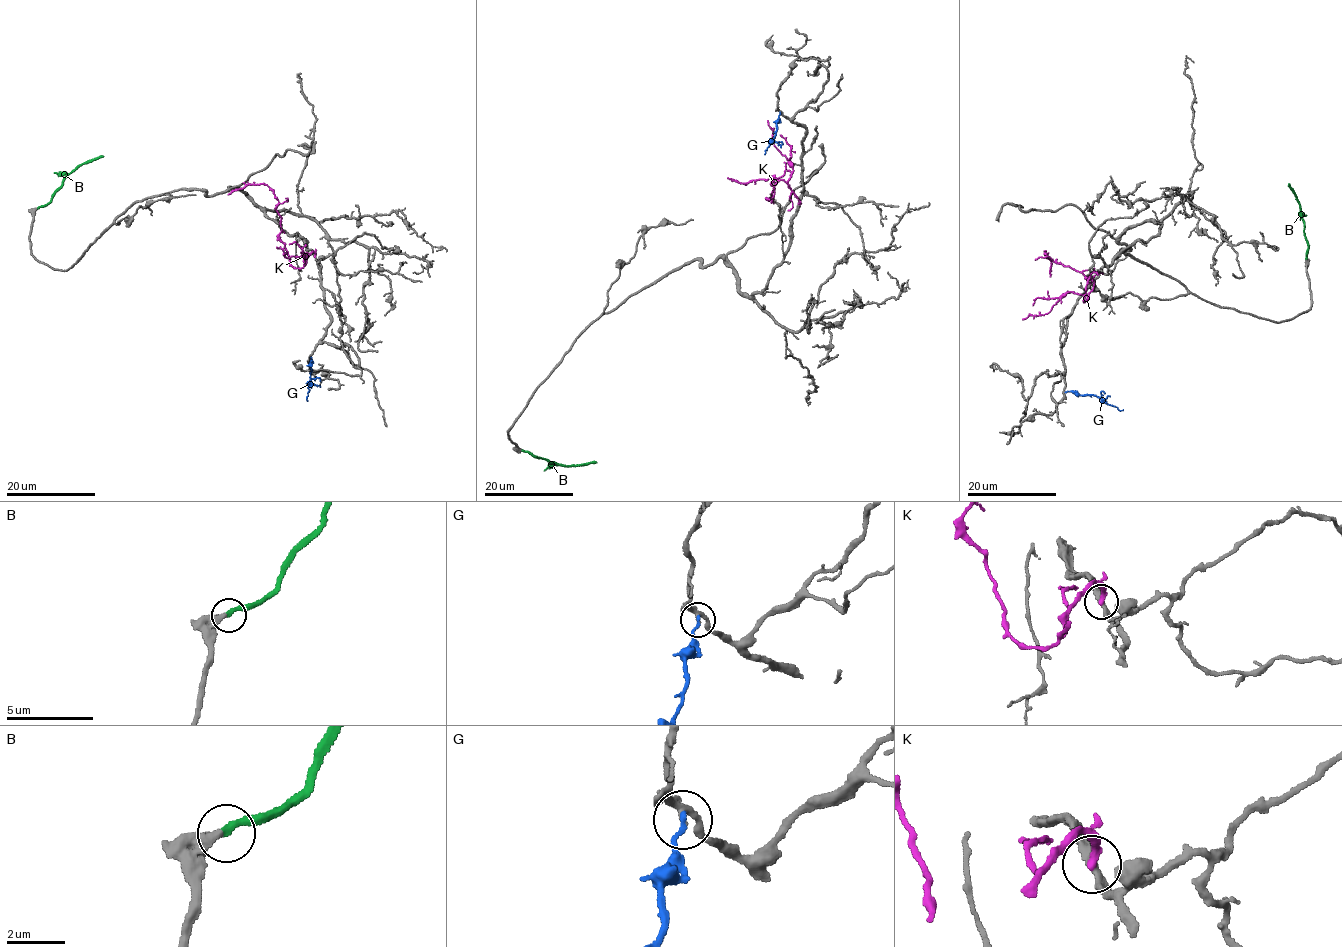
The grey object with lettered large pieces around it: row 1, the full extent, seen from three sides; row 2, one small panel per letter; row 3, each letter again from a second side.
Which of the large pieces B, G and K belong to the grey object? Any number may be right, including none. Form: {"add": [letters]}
{"add": ["B"]}

